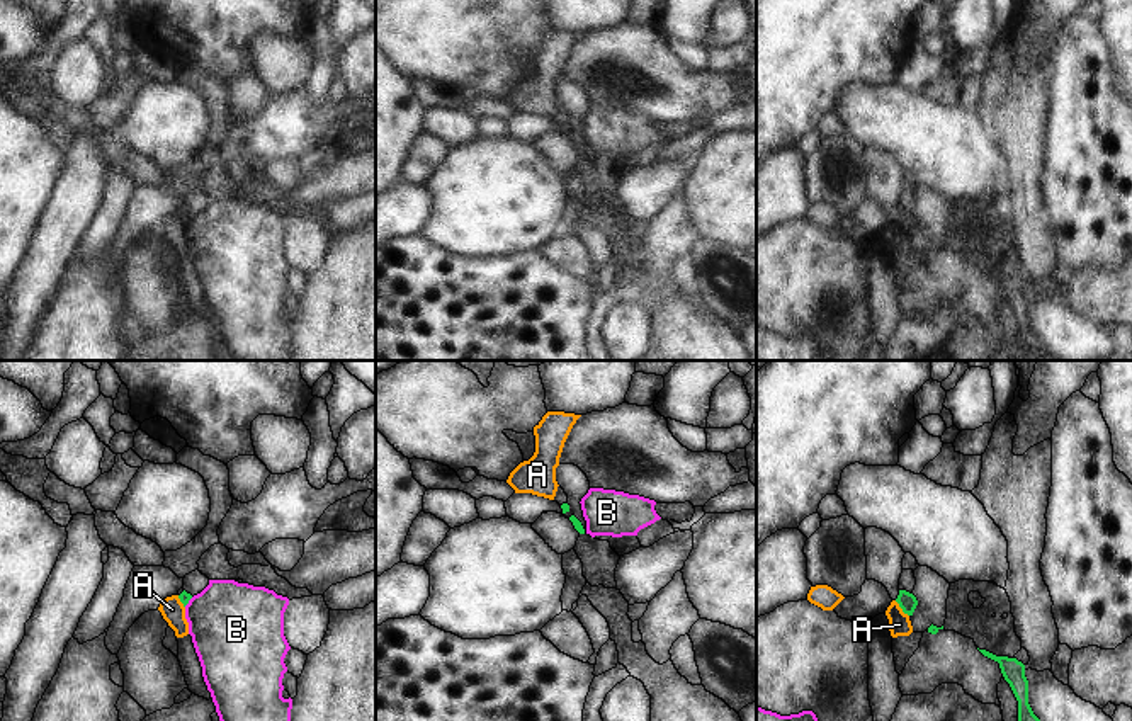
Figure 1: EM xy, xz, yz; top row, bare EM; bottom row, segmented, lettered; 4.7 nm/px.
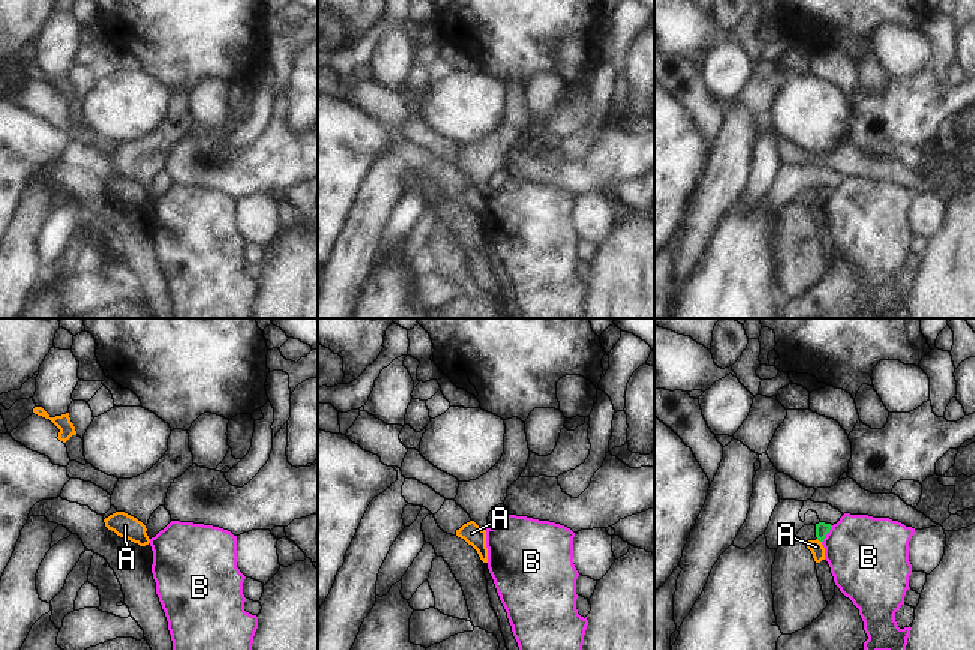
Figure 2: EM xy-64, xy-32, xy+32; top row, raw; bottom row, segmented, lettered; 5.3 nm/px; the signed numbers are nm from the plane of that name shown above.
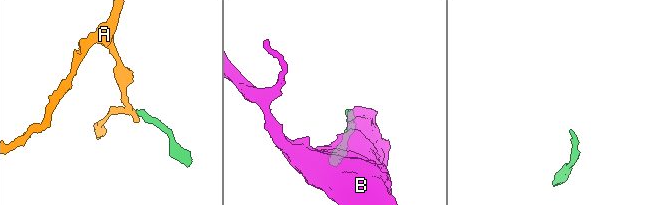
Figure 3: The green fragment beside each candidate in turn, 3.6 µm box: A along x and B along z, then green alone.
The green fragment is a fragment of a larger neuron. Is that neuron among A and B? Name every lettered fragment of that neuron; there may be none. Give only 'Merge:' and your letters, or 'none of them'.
Merge: none of them

